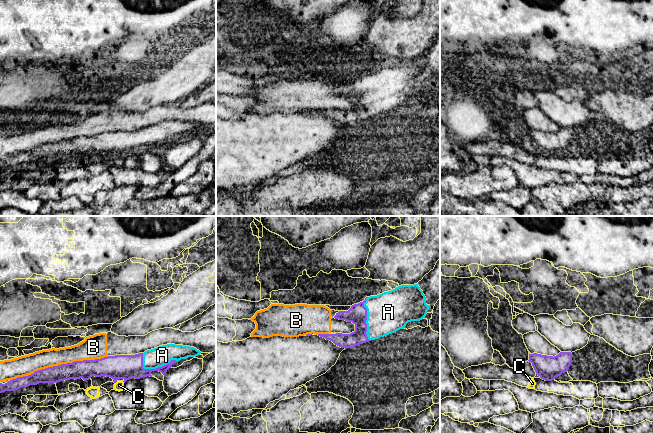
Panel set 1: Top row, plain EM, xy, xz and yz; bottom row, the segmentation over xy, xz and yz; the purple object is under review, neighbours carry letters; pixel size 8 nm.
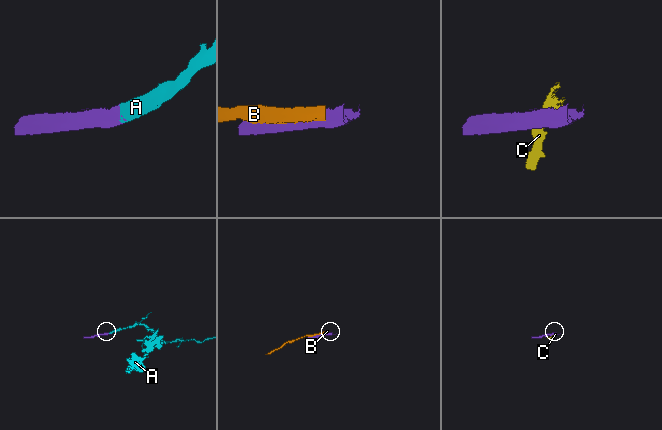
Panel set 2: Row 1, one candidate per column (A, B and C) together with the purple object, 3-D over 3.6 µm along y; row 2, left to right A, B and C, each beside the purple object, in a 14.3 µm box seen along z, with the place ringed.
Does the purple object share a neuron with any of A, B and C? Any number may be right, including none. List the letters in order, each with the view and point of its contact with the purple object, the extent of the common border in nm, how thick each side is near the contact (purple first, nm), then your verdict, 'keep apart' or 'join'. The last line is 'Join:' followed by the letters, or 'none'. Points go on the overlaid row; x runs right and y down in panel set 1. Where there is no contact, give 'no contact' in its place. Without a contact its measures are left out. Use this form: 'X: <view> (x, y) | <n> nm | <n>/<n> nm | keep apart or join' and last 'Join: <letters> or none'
A: xy (153, 369) | 280 nm | 200/160 nm | join
B: xy (58, 365) | 800 nm | 150/160 nm | keep apart
C: no contact | keep apart
Join: A

